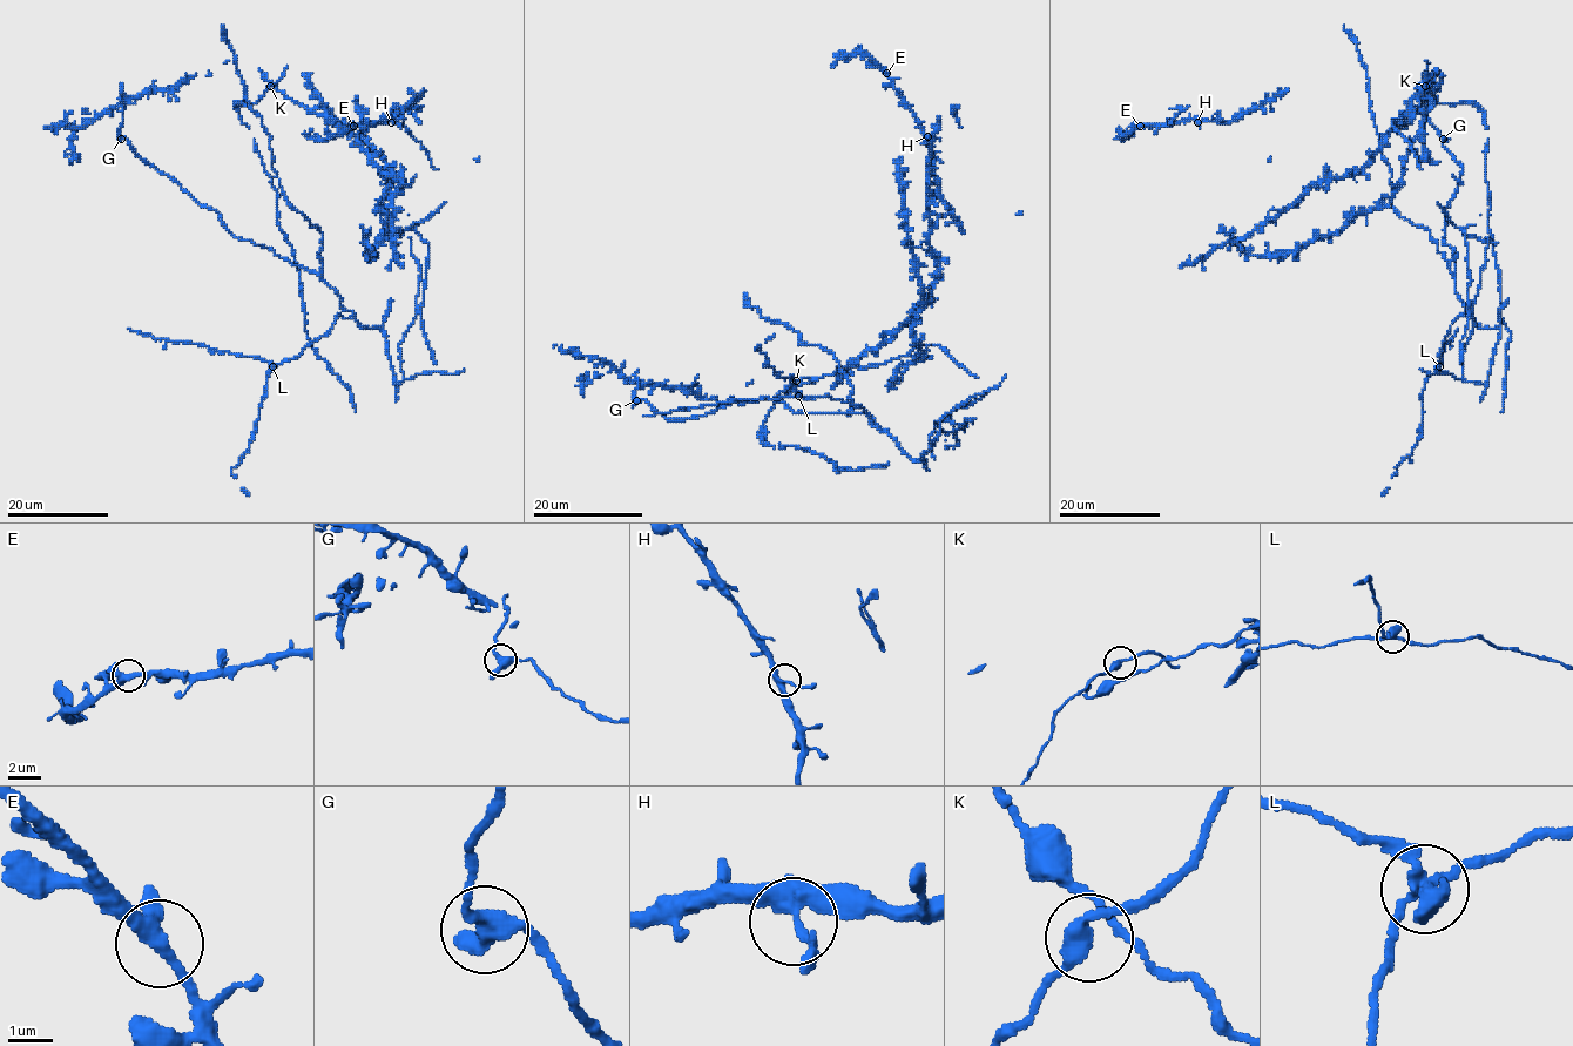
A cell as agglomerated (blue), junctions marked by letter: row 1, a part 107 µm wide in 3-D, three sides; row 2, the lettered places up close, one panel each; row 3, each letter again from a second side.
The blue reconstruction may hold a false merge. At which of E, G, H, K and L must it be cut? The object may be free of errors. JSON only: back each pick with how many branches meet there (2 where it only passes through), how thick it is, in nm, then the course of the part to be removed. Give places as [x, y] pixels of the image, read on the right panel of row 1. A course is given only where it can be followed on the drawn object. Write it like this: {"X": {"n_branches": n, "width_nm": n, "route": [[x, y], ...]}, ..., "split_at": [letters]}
{"L": {"n_branches": 3, "width_nm": 340, "route": [[1439, 366], [1443, 349], [1458, 329]]}, "split_at": ["L"]}

